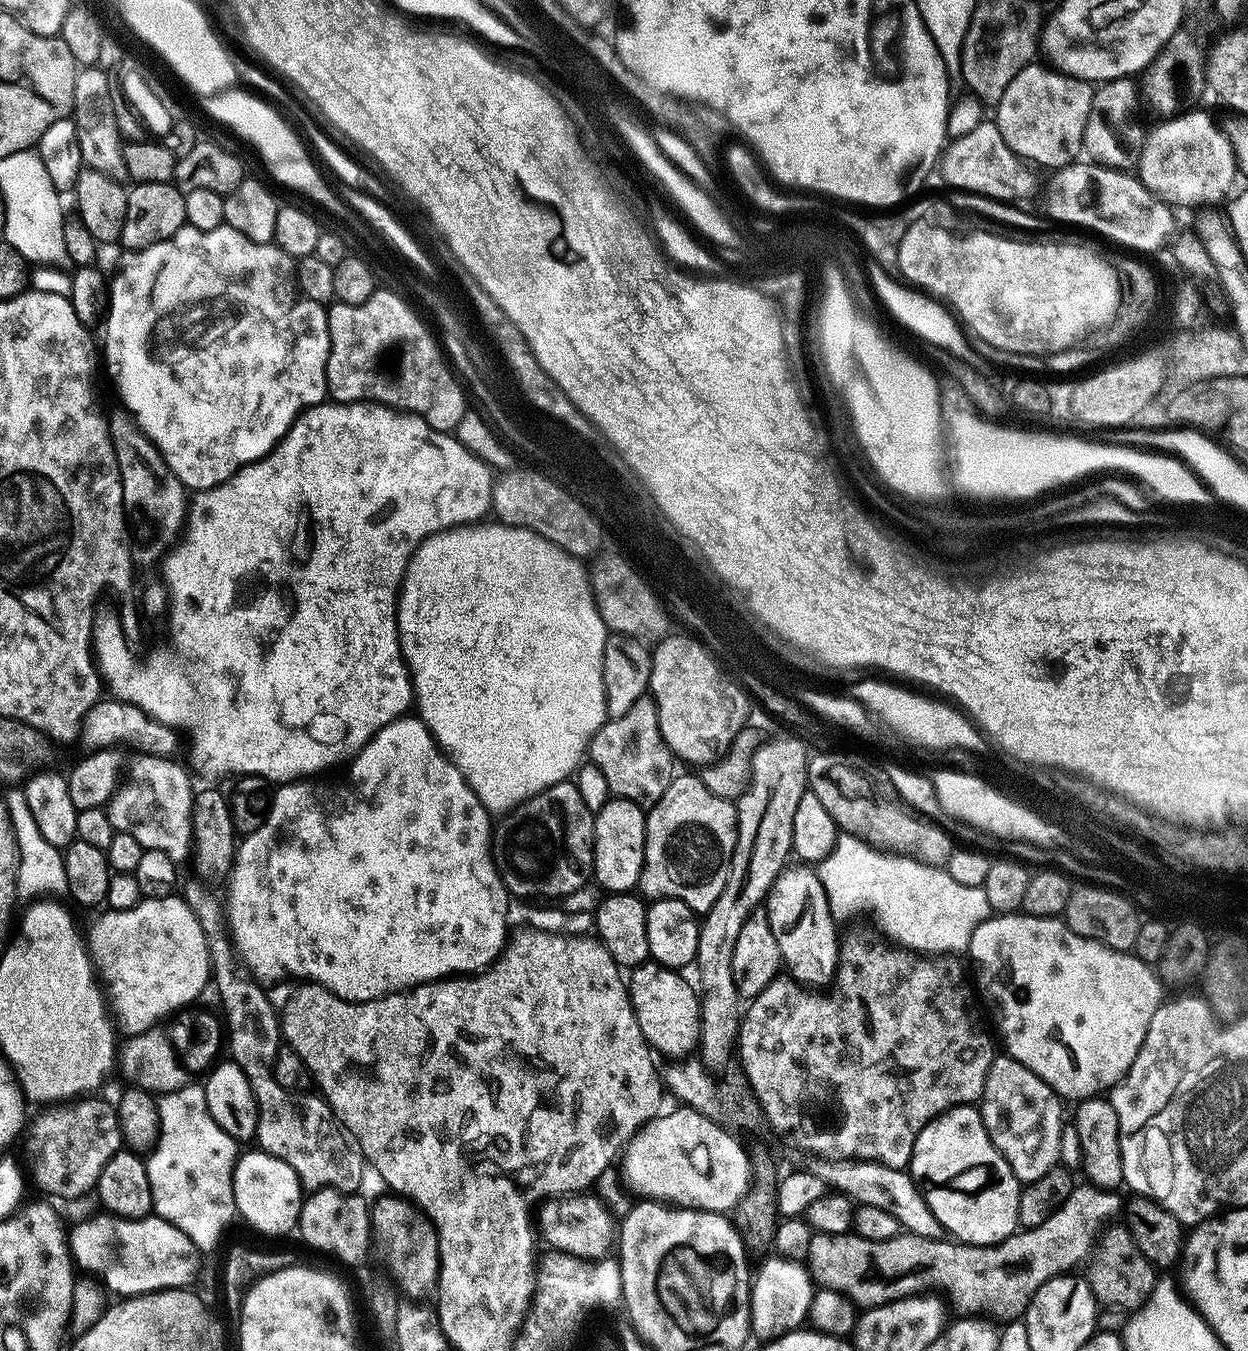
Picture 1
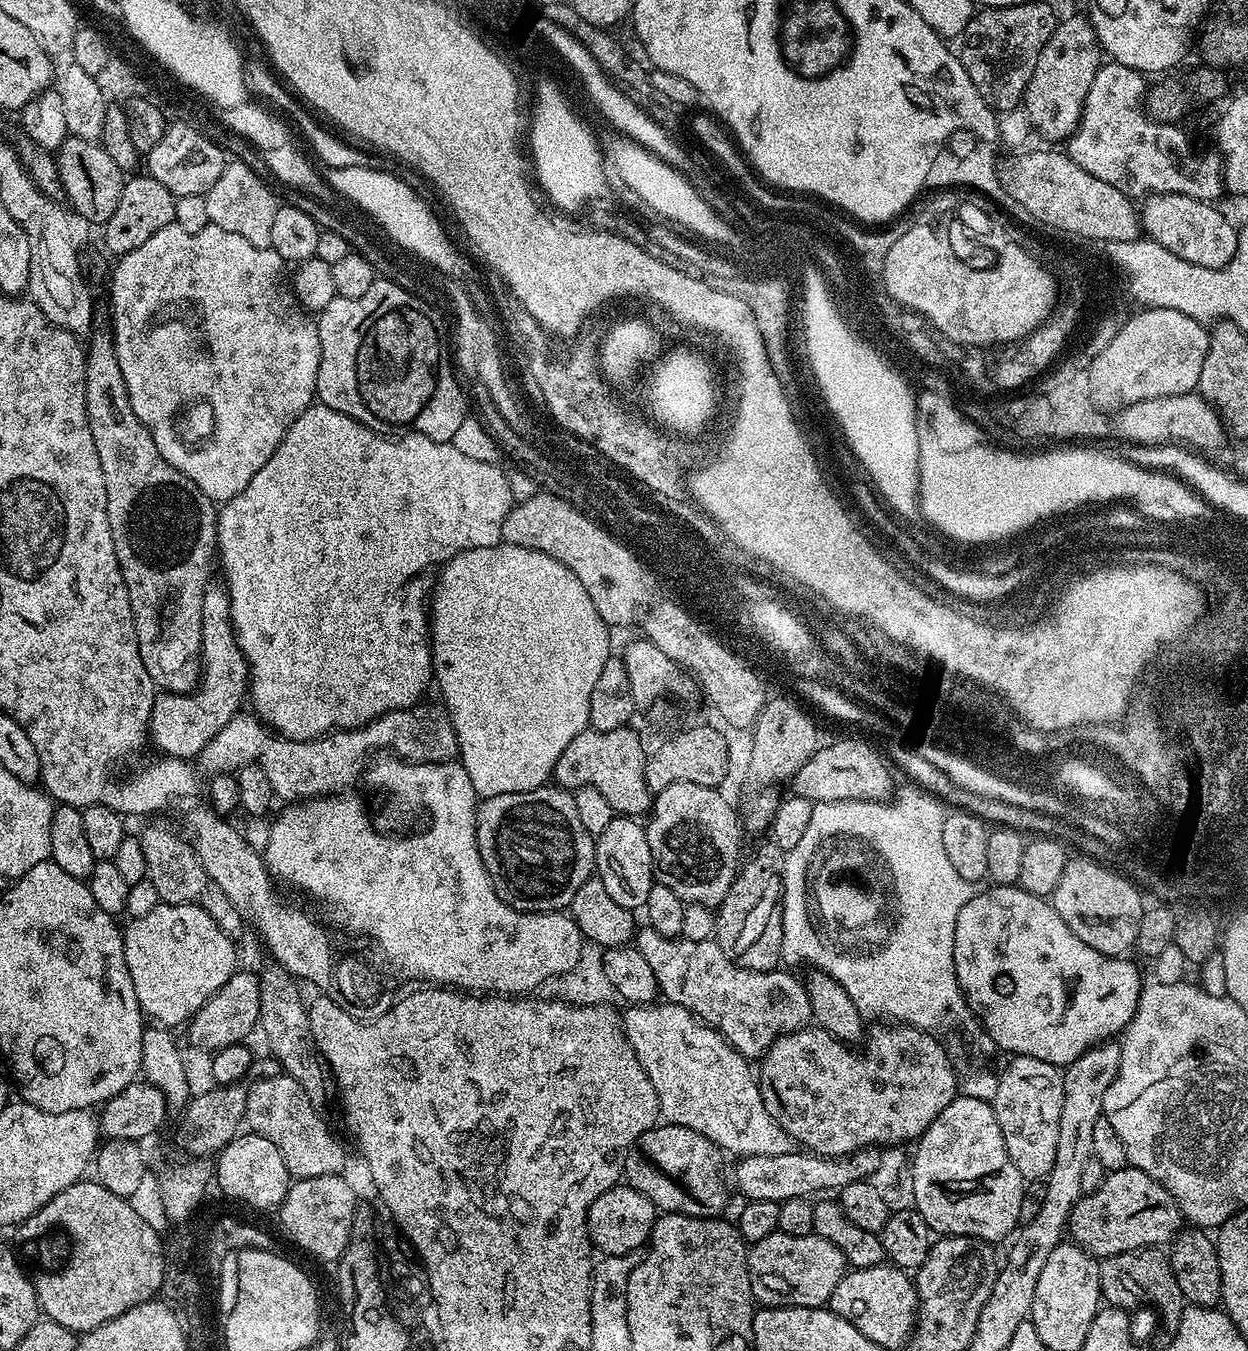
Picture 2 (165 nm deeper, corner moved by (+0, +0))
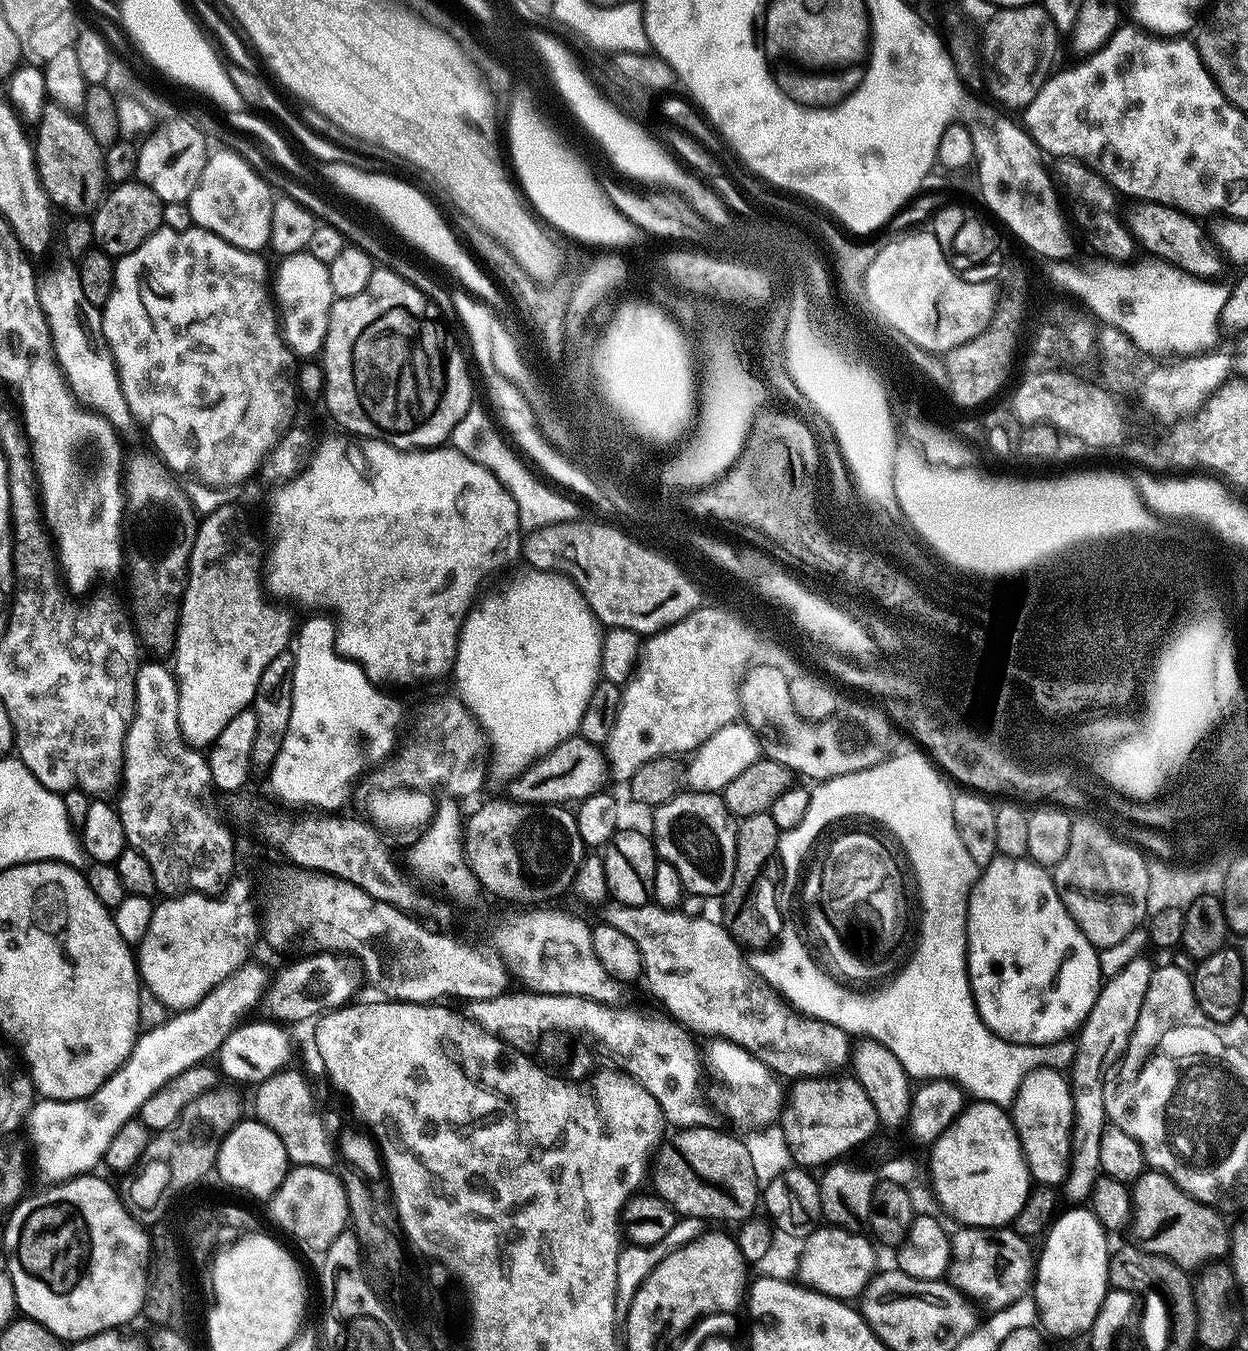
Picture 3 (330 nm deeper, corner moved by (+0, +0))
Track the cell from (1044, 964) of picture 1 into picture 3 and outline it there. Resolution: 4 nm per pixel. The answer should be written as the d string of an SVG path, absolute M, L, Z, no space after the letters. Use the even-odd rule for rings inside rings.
M995 855L990 863L977 875L972 893L968 895L968 986L972 997L976 1000L976 1009L984 1025L1004 1040L1012 1044L1056 1044L1059 1040L1067 1040L1081 1027L1090 1014L1094 1002L1100 993L1102 975L1099 966L1099 951L1093 946L1086 934L1074 922L1074 918L1066 910L1062 898L1058 894L1056 884L1052 881L1052 872L1043 864L1036 864L1027 858L1018 856Z

